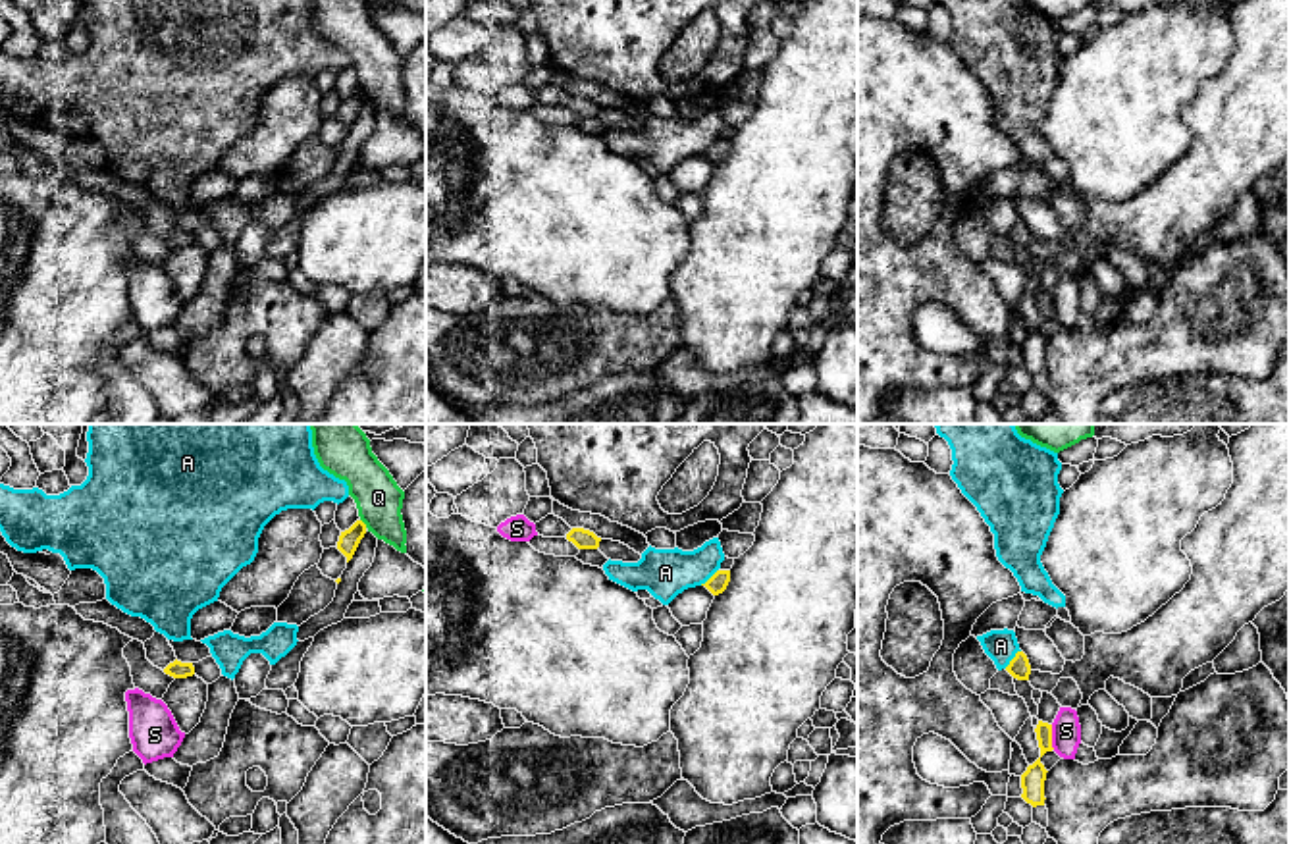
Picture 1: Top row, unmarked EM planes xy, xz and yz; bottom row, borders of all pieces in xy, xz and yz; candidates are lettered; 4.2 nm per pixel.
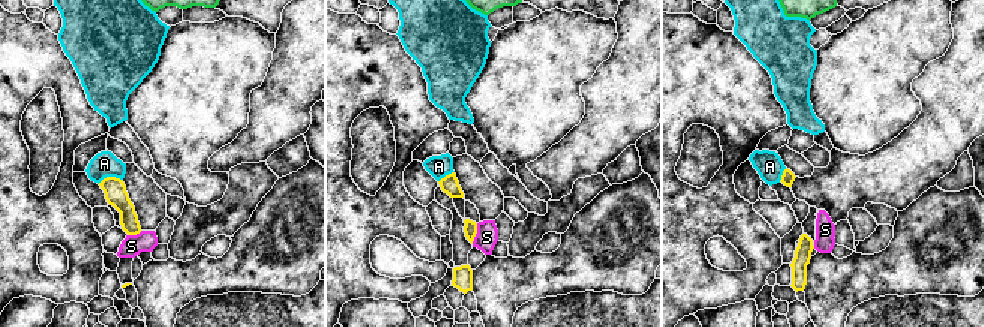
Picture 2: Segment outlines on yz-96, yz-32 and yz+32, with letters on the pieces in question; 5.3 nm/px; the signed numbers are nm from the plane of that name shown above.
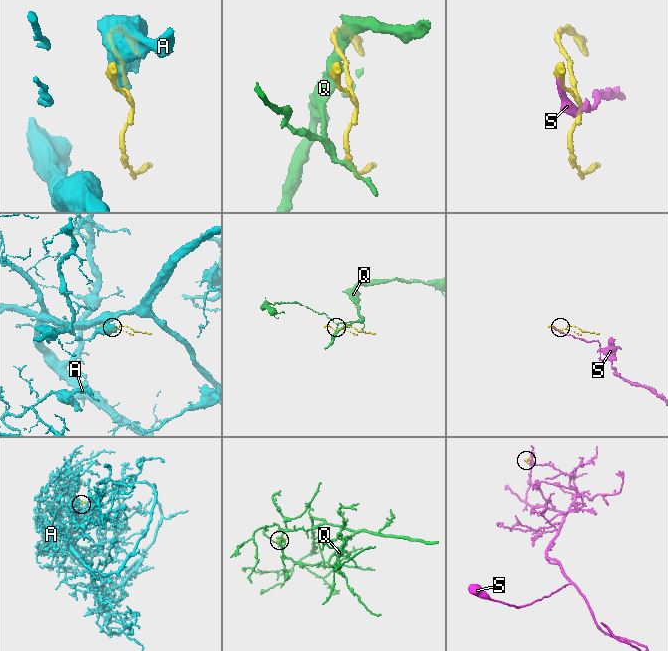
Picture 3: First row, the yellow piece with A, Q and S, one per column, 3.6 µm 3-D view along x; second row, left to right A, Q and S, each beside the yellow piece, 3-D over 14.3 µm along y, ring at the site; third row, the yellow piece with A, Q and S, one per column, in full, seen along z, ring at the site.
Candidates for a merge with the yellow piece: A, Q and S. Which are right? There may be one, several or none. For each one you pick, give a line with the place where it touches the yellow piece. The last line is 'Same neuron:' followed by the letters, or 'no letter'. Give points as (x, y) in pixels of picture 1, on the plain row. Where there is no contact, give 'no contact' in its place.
Same neuron: no letter

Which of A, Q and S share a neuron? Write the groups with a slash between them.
A / Q / S

